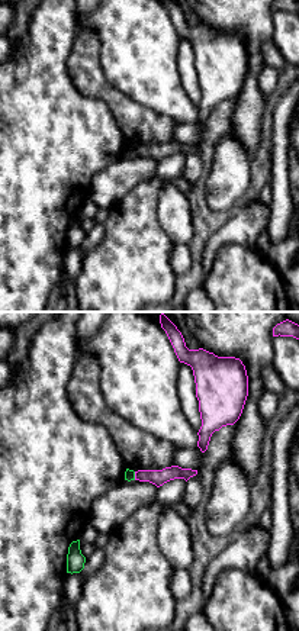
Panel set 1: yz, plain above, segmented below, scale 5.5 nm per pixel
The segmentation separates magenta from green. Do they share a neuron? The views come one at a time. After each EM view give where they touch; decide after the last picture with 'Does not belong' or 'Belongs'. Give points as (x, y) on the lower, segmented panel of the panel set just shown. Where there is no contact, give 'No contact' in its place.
Touches magenta at (135, 476)

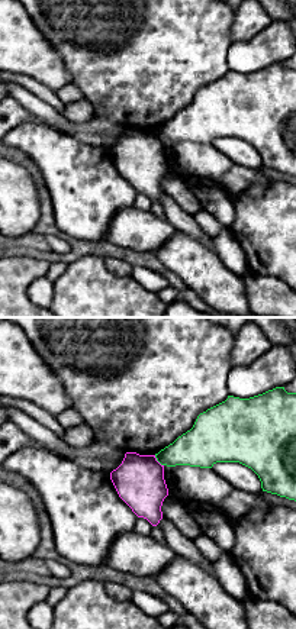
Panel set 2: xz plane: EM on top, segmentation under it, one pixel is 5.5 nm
Touches magenta at (157, 461)

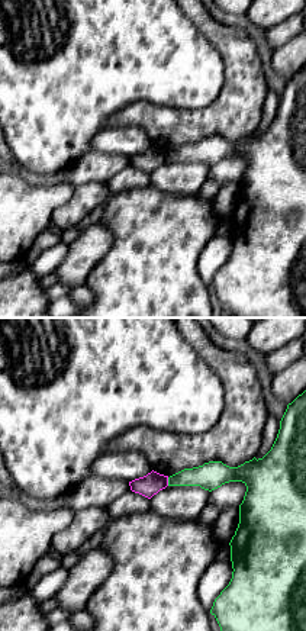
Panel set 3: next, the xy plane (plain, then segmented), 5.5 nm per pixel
Touches magenta at (167, 482)

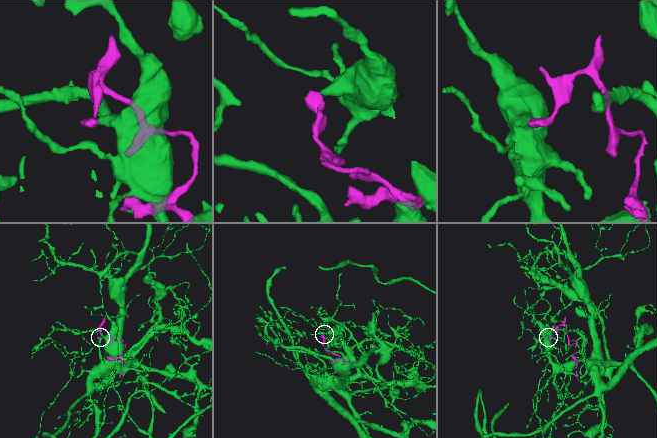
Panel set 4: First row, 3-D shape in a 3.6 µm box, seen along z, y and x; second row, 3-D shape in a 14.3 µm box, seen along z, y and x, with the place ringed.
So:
Does not belong

